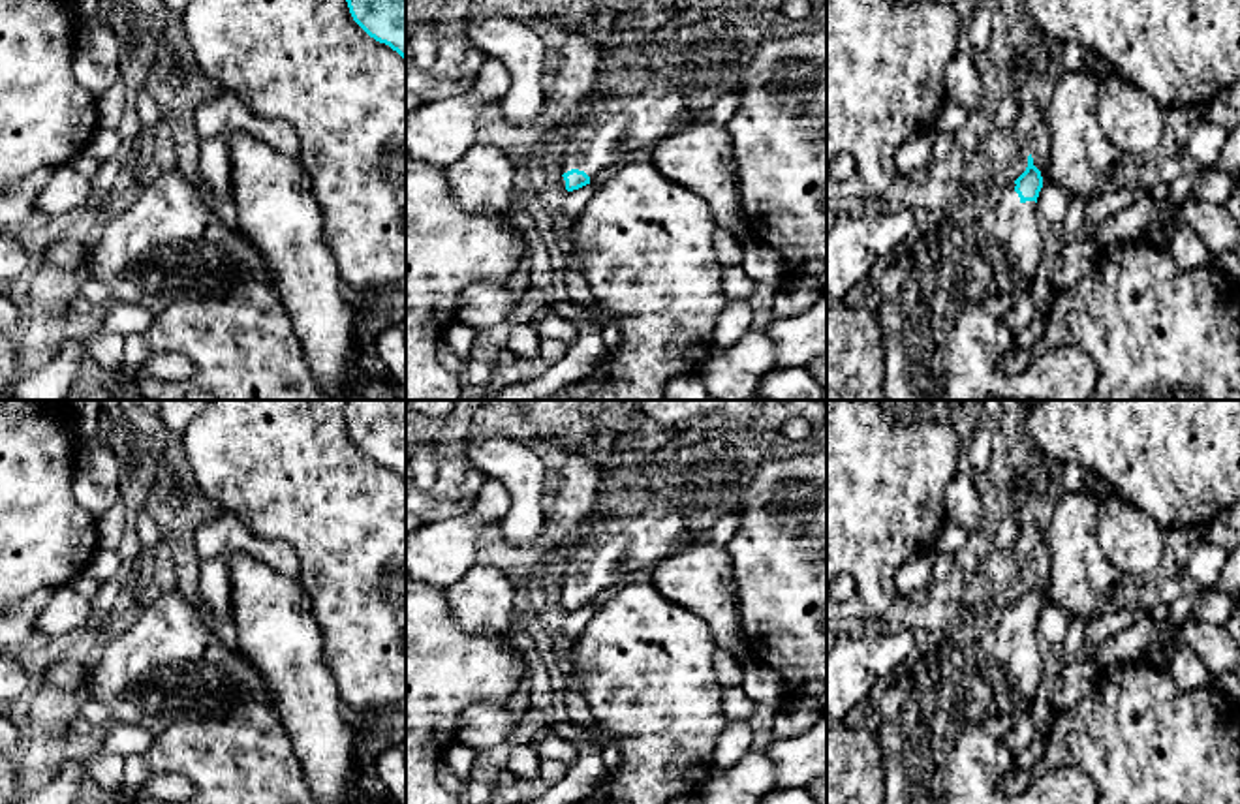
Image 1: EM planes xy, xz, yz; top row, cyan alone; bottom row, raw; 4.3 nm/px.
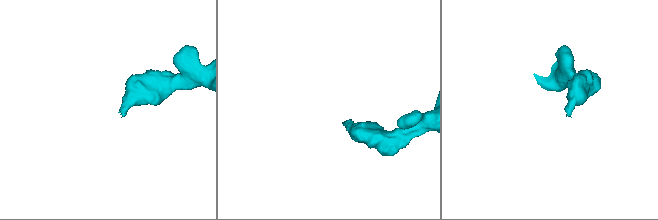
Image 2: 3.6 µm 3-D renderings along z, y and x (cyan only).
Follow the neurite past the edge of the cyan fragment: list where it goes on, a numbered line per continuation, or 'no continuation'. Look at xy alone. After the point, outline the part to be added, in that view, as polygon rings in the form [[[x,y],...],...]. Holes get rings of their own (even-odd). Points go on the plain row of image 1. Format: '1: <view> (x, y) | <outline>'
no continuation

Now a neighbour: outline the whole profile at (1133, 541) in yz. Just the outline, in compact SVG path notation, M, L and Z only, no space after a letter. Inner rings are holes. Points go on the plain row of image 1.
M1118 494L1099 503L1099 547L1122 579L1152 580L1167 532Z

